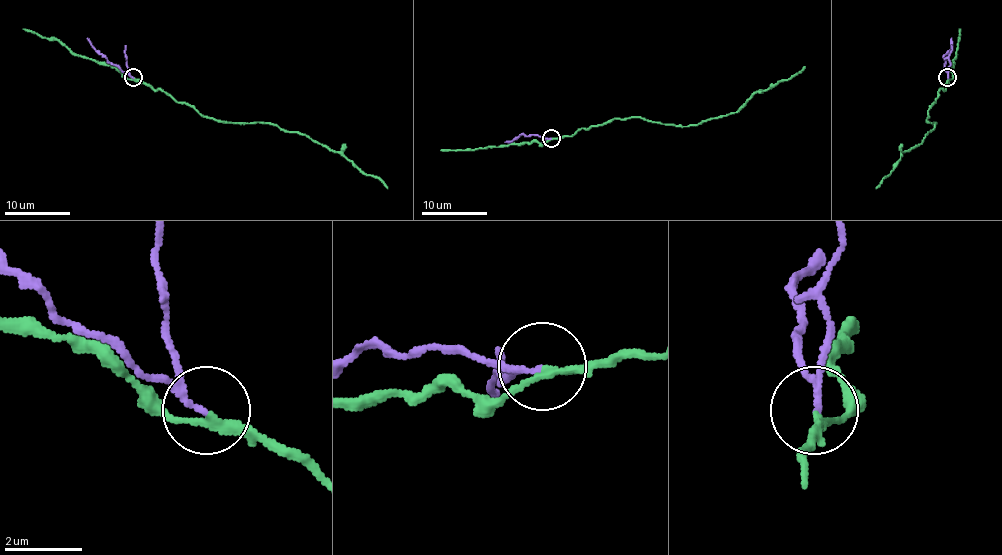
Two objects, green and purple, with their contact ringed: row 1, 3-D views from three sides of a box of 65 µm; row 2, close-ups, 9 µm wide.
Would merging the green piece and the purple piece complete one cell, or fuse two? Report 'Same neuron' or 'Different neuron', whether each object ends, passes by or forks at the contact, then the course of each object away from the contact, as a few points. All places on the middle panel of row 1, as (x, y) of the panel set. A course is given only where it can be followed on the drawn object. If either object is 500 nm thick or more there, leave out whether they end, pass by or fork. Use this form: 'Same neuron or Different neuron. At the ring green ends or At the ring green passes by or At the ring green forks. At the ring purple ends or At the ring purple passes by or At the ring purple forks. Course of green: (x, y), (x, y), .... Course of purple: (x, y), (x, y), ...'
Different neuron. At the ring green passes by. At the ring purple ends. Course of green: (551, 137), (572, 136), (582, 127), (627, 118), (697, 126), (735, 113), (760, 91), (789, 80), (804, 67). Course of purple: (551, 137), (520, 134), (505, 142)

